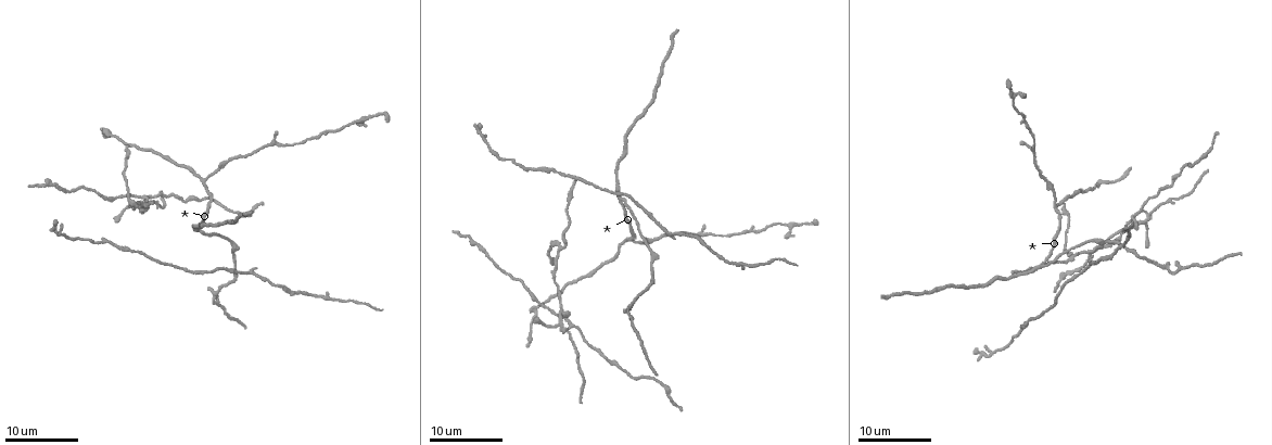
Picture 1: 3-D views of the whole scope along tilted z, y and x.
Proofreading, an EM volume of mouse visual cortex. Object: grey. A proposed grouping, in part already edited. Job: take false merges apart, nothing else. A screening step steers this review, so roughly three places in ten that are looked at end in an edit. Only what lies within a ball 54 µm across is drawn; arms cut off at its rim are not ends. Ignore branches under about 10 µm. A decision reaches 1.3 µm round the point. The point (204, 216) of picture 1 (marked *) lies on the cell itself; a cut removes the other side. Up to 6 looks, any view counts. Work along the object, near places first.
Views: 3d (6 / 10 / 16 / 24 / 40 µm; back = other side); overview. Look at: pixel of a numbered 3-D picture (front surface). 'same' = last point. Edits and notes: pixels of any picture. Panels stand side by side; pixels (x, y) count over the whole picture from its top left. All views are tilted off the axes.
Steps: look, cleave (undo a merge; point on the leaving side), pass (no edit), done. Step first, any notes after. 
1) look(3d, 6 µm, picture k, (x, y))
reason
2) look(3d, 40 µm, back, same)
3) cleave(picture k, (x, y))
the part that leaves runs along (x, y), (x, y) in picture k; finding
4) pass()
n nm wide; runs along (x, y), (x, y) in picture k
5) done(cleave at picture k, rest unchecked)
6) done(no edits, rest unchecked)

look(3d, 24 µm, picture 1, (1057, 206))
three arms meet

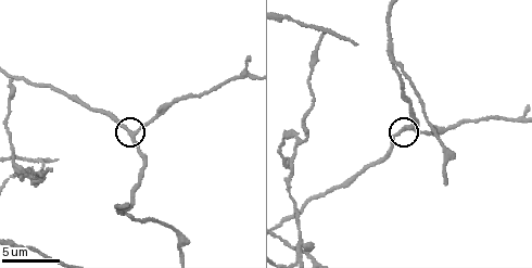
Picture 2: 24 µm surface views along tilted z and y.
look(3d, 10 µm, picture 2, (405, 128))

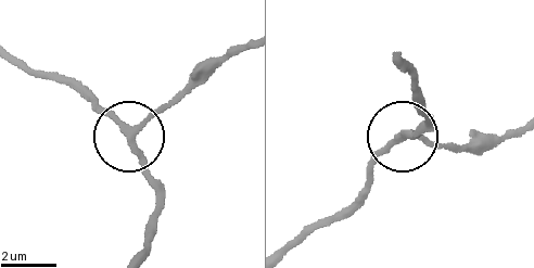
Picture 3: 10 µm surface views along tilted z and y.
look(3d, 6 µm, picture 3, (402, 137))

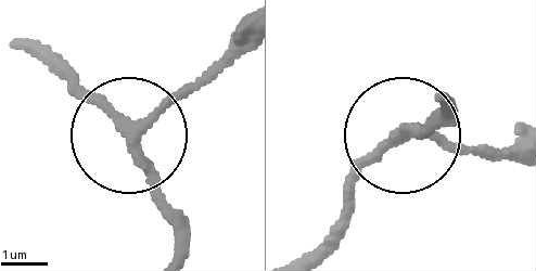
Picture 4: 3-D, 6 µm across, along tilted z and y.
pass()
runs along (178, 245), (139, 136), (220, 69) in picture 4; all the same cell

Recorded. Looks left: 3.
look(3d, 10 µm, picture 2, (395, 64))
side arm on a straight run

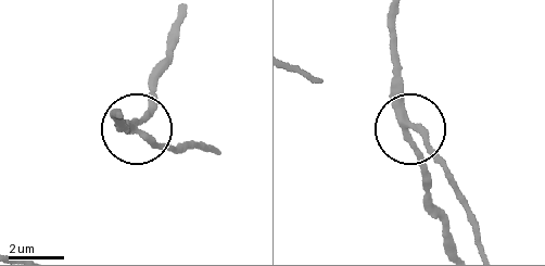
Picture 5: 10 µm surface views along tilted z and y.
pass()
side arm 28 µm; runs along (159, 77), (153, 113), (135, 127), (125, 122) in picture 5; all the same cell

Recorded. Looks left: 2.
look(3d, 16 µm, picture 1, (500, 159))
thick turns thin

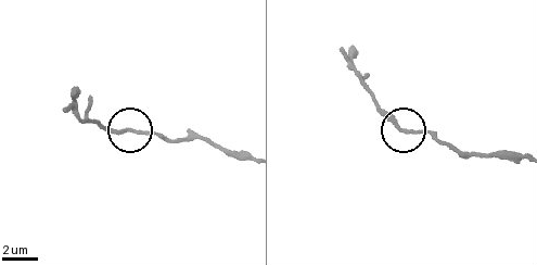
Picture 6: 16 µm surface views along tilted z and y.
look(3d, 10 µm, picture 6, (128, 131))

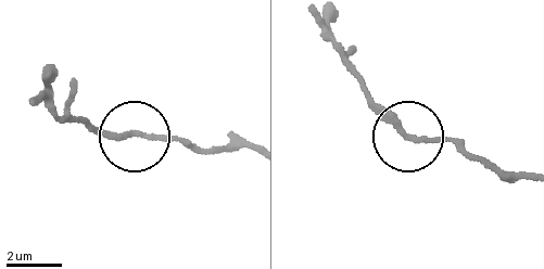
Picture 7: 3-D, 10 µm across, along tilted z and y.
pass()
runs along (250, 150), (200, 151), (164, 133), (87, 127) in picture 7; continuous, no second cell

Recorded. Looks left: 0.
done(no edits, rest unchecked)

